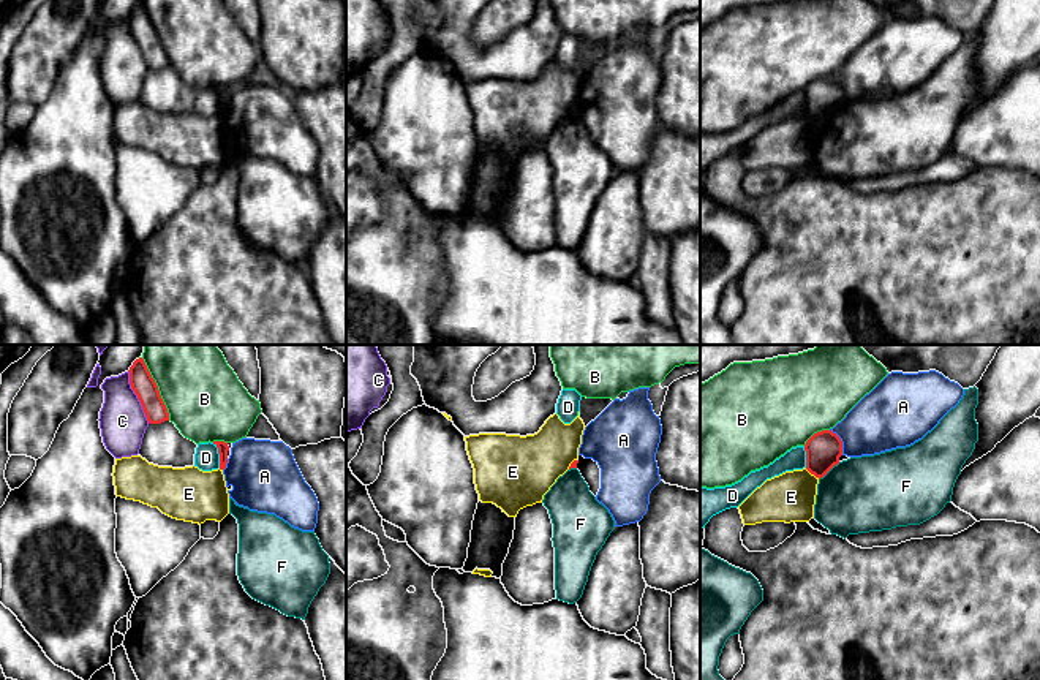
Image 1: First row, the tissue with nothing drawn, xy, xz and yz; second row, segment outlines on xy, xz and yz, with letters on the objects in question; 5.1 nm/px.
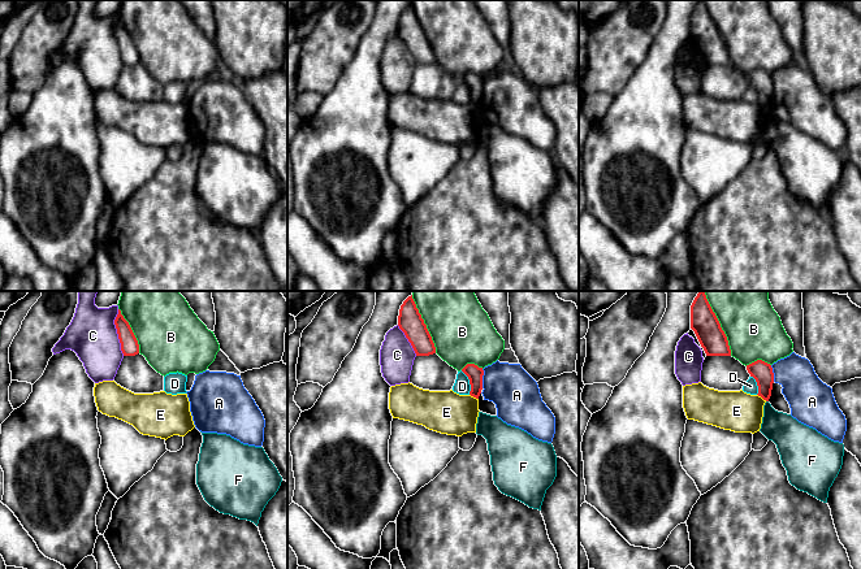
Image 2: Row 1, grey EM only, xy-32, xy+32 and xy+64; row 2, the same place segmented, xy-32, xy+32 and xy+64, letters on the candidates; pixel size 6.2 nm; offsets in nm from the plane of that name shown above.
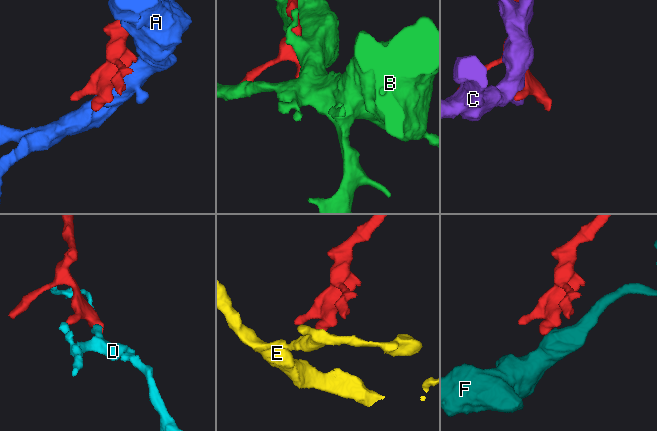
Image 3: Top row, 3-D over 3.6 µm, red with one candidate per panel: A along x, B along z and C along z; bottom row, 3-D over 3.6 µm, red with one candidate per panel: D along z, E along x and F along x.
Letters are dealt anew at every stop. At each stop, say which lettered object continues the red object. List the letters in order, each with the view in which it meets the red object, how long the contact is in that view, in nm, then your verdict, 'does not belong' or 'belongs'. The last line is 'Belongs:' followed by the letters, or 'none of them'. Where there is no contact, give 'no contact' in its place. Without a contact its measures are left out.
A: meets red in yz; contact 150 nm long; does not belong
B: meets red in xy; contact 360 nm long; does not belong
C: meets red in xy; contact 300 nm long; does not belong
D: meets red in xy; contact 130 nm long; does not belong
E: meets red in yz; contact 90 nm long; does not belong
F: meets red in yz; contact 140 nm long; does not belong
Belongs: none of them

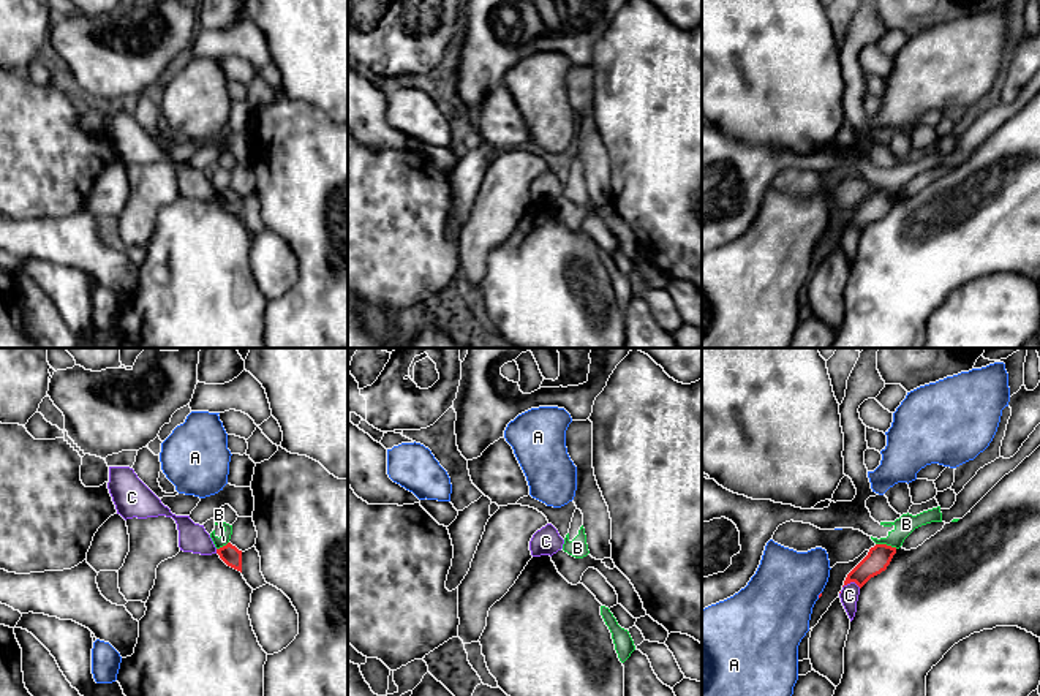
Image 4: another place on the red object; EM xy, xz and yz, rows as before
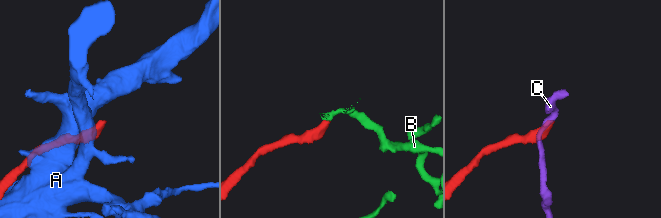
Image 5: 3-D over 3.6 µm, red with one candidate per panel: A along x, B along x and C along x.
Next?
A: meets red in yz; contact 40 nm long; does not belong
B: meets red in yz; contact 110 nm long; does not belong
C: meets red in yz; contact 100 nm long; does not belong
Belongs: none of them

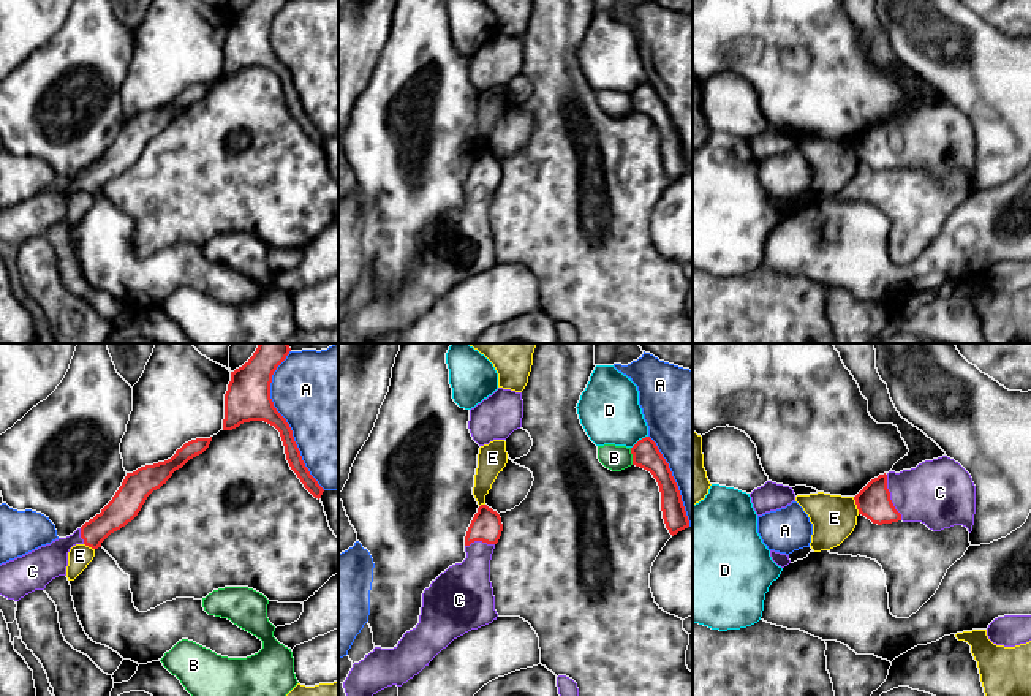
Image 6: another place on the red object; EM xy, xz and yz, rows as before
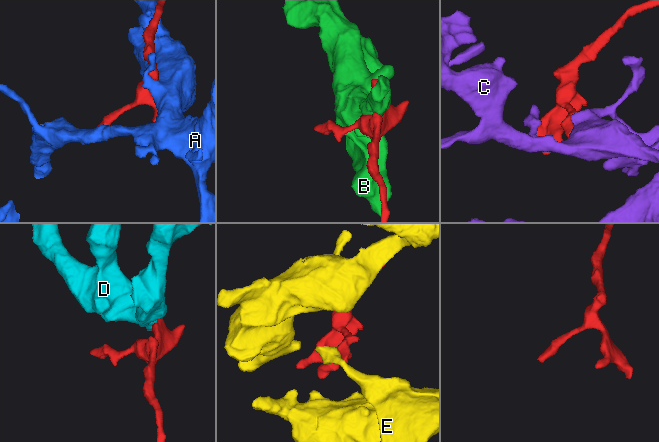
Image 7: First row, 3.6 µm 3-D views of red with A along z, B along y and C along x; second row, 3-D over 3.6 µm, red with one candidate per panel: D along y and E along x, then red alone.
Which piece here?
A: meets red in xy; contact 700 nm long; does not belong
B: meets red in xz; contact 90 nm long; does not belong
C: meets red in yz; contact 240 nm long; belongs
D: meets red in xz; contact 110 nm long; does not belong
E: meets red in yz; contact 90 nm long; does not belong
Belongs: C

